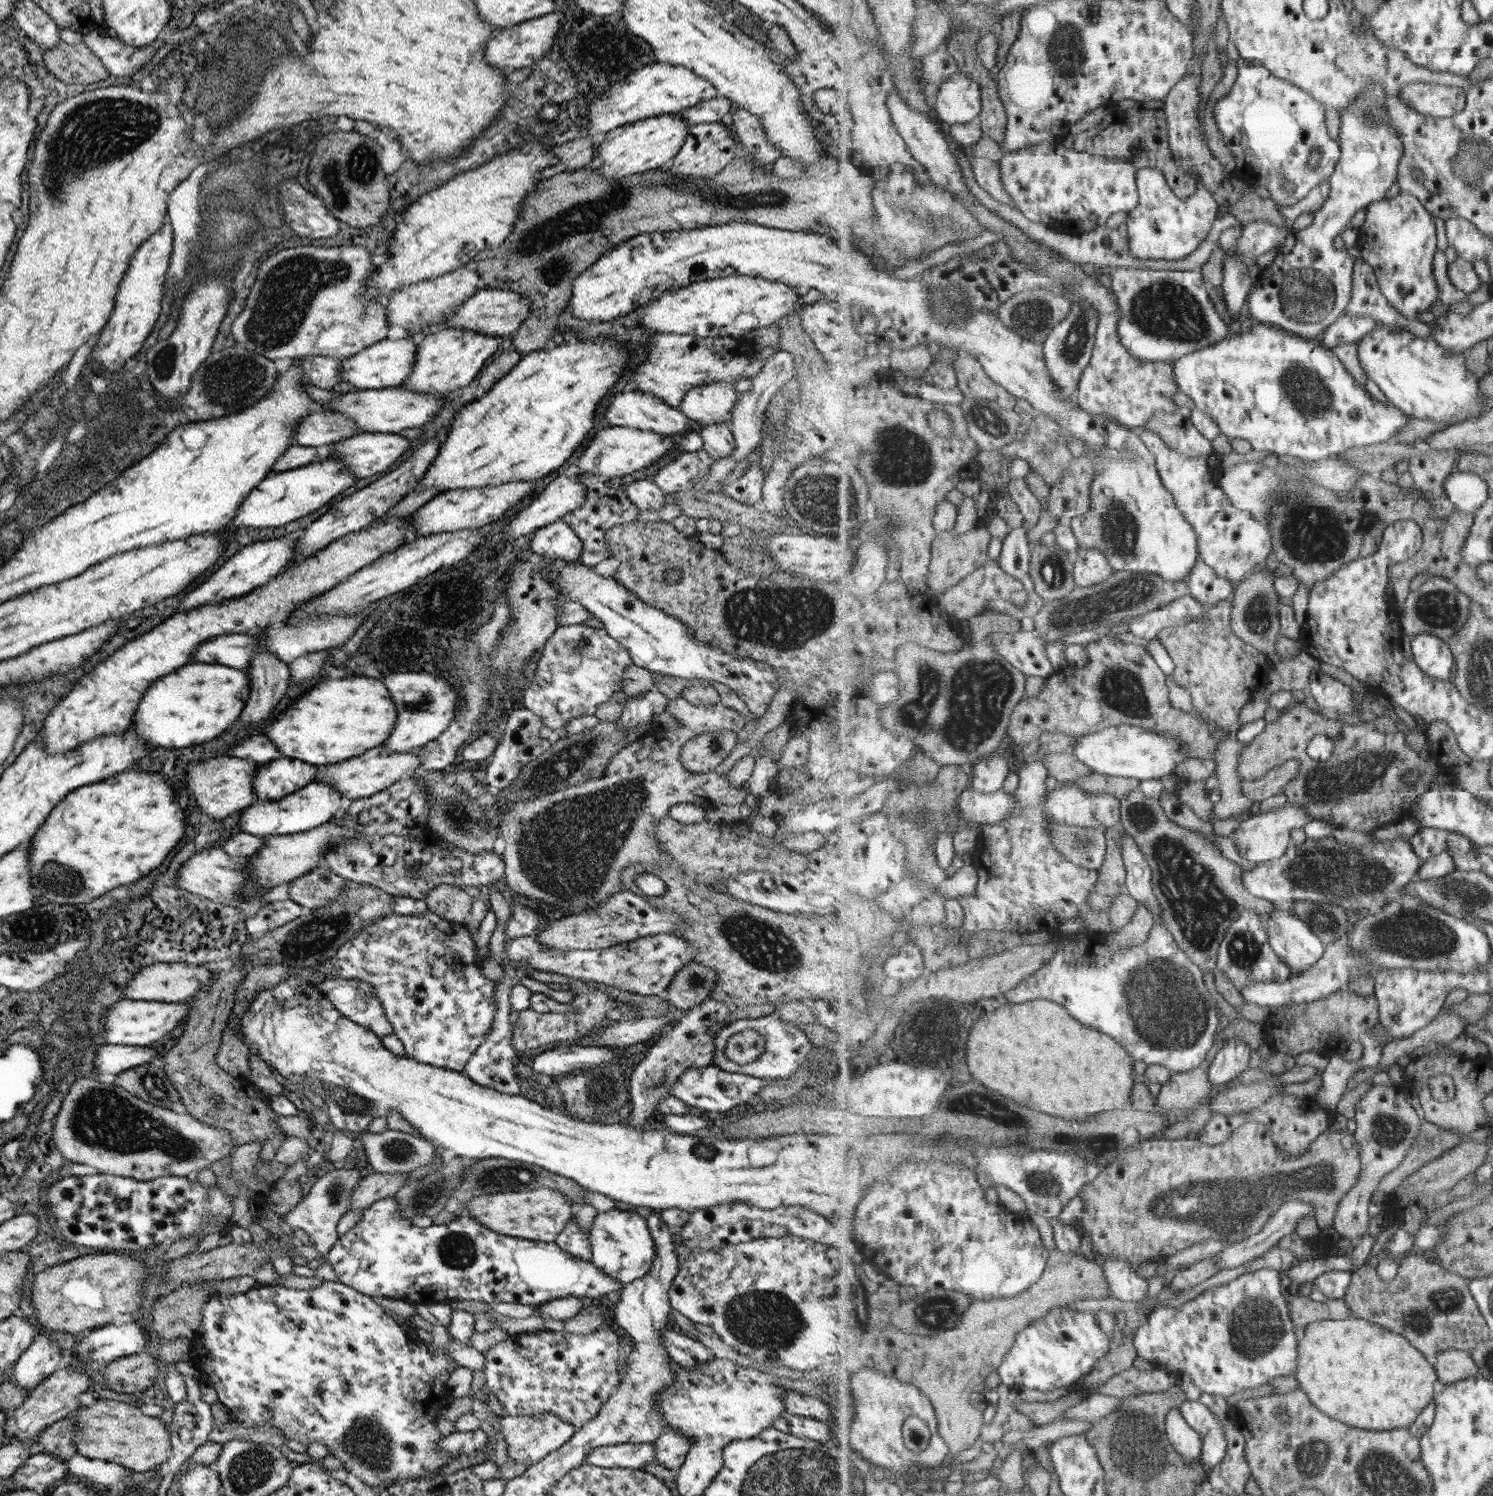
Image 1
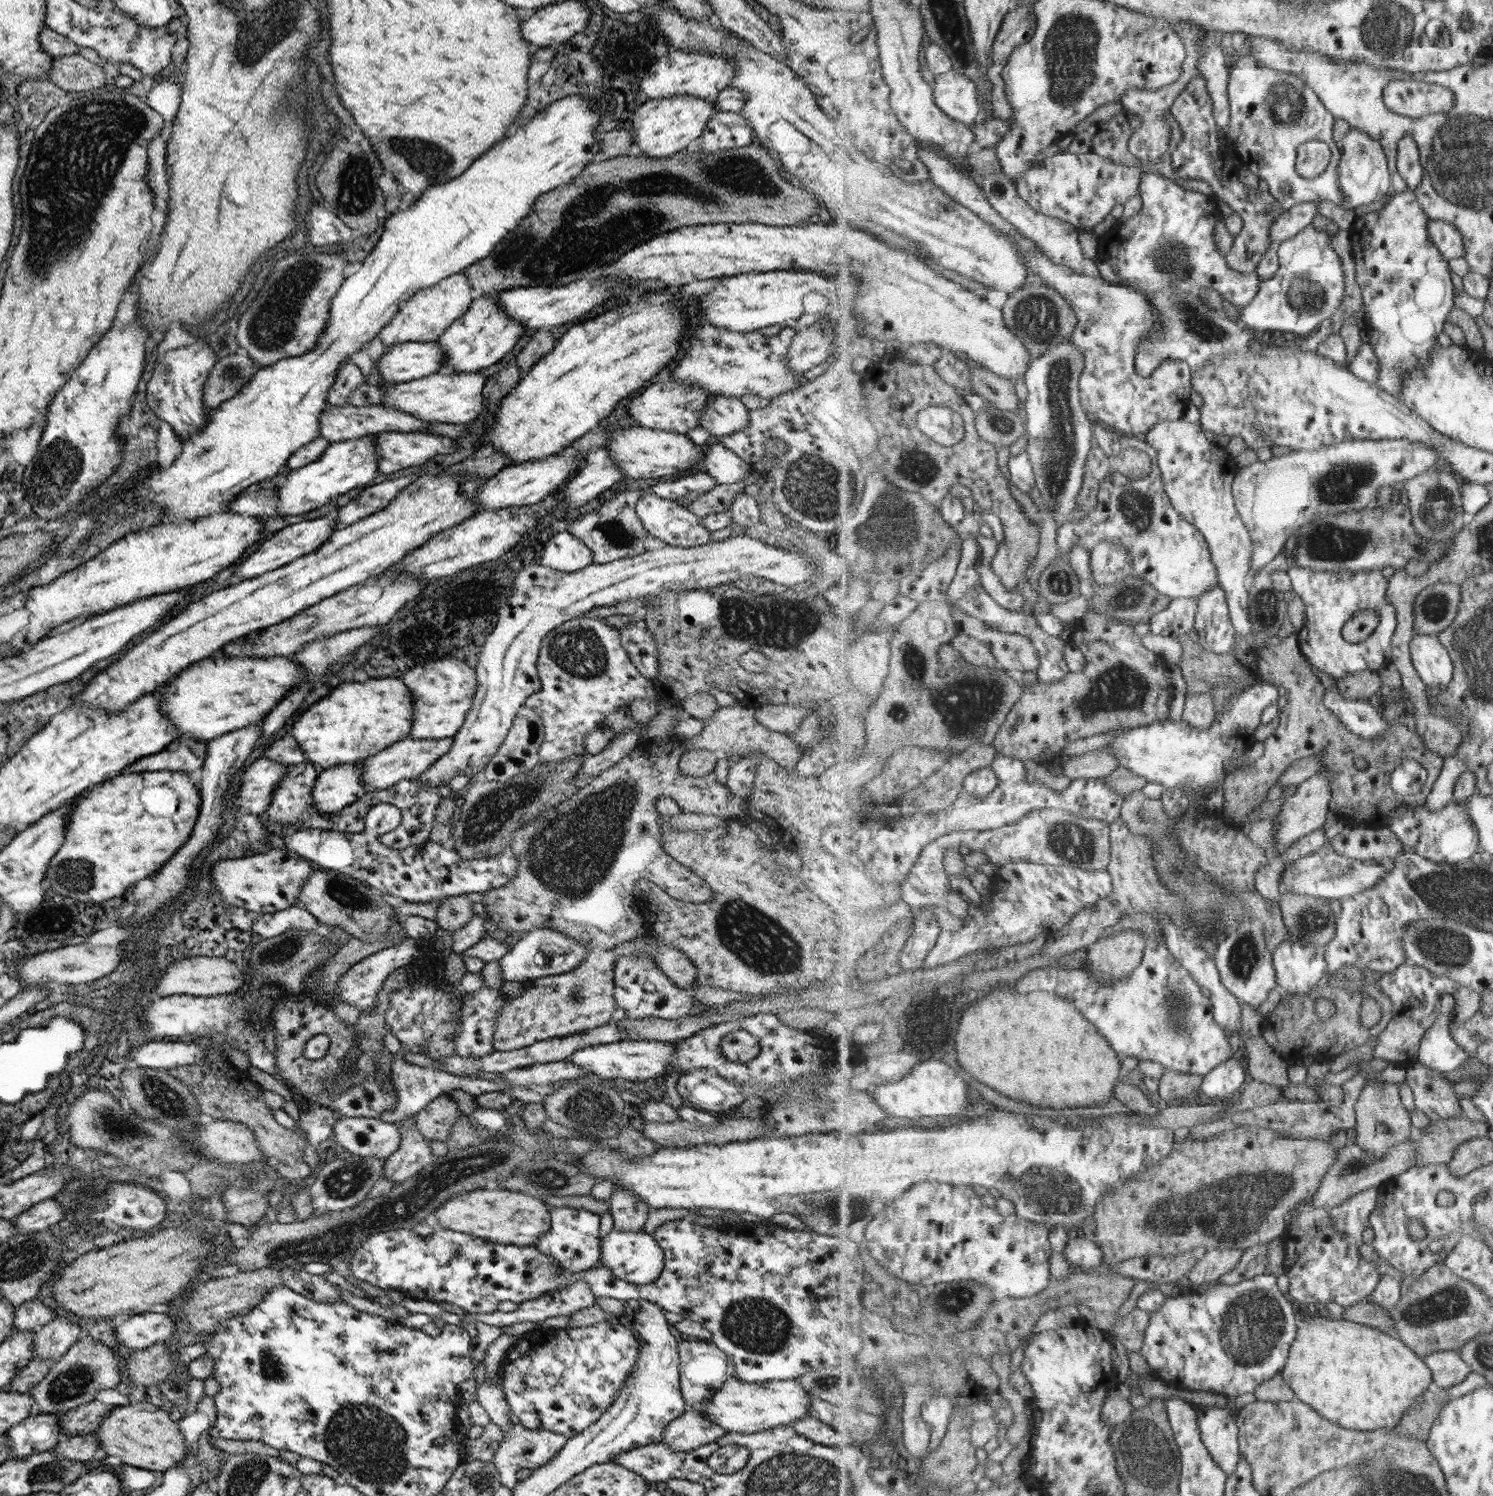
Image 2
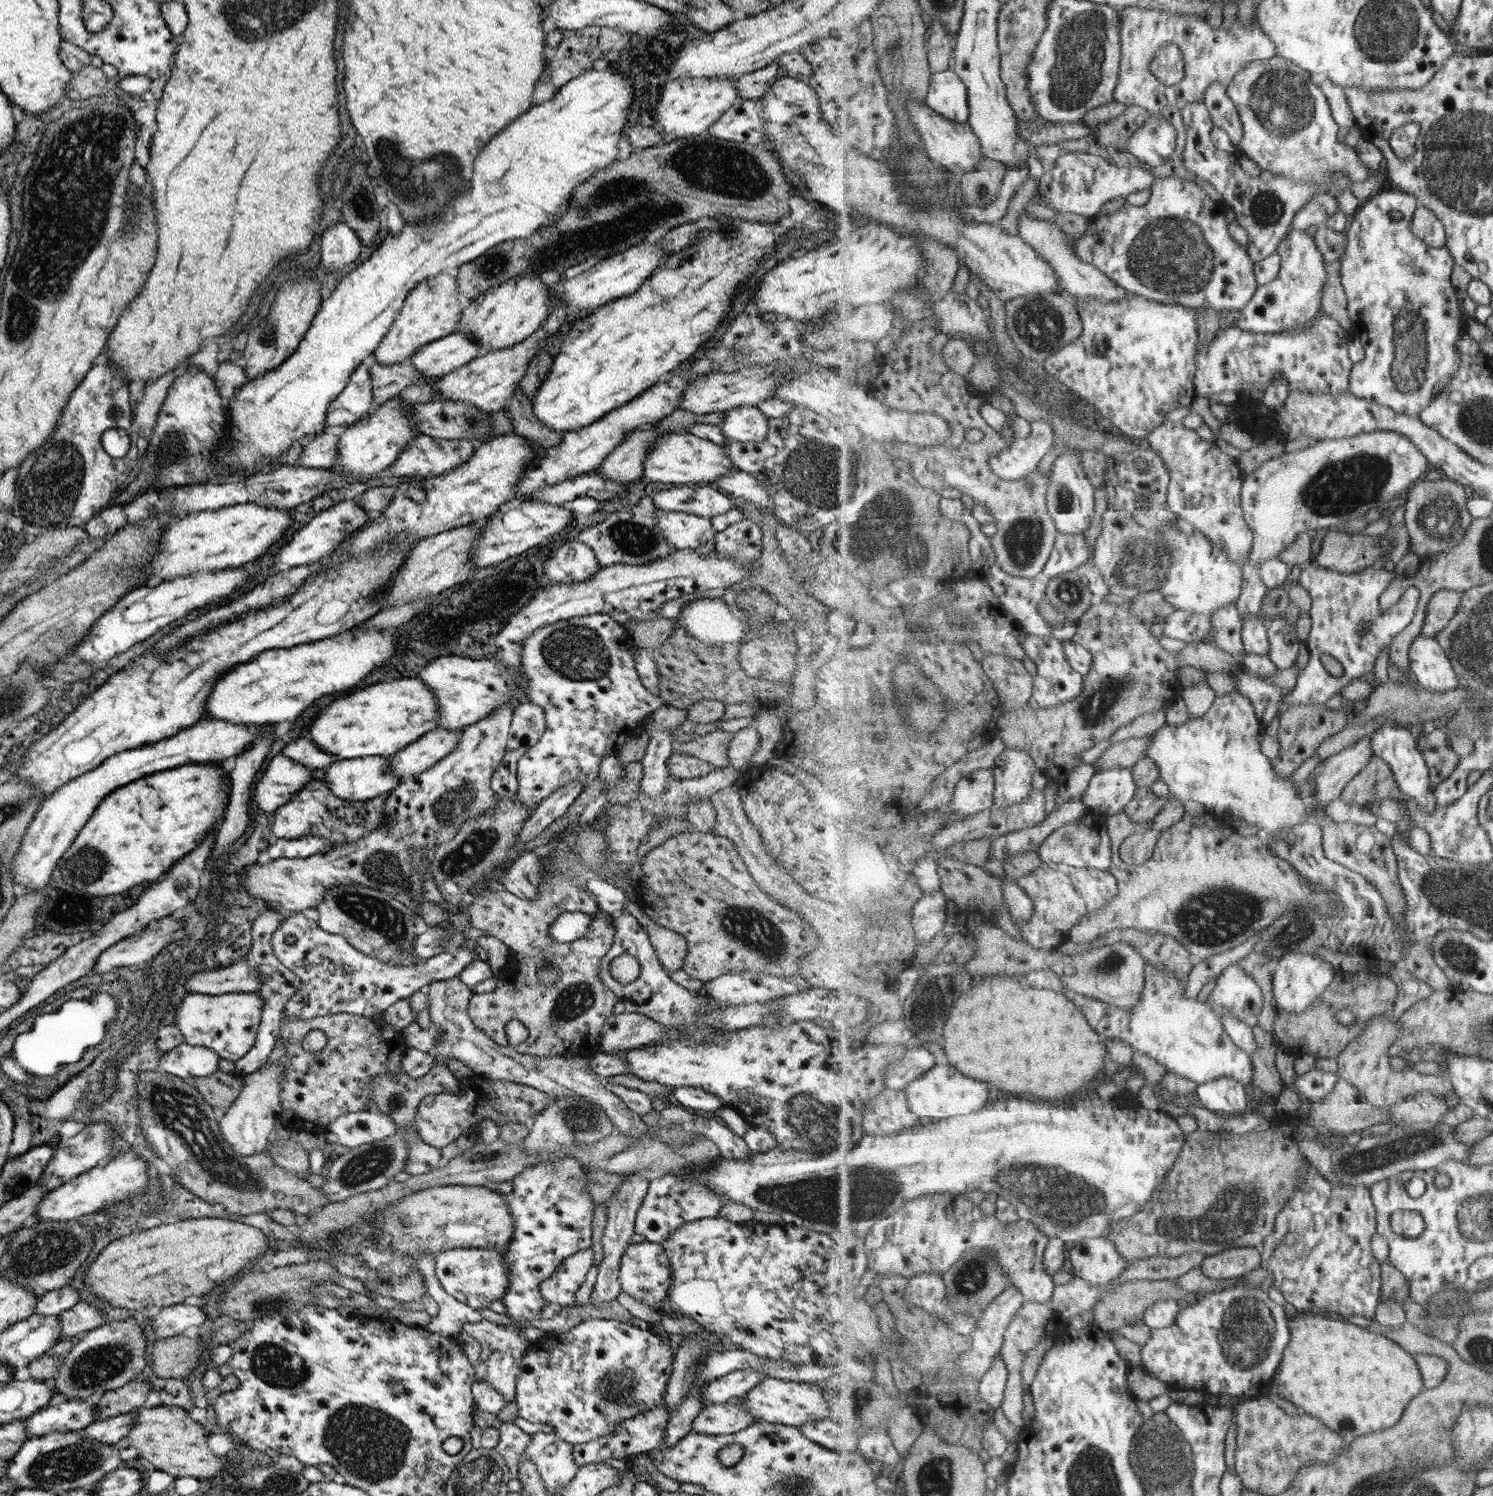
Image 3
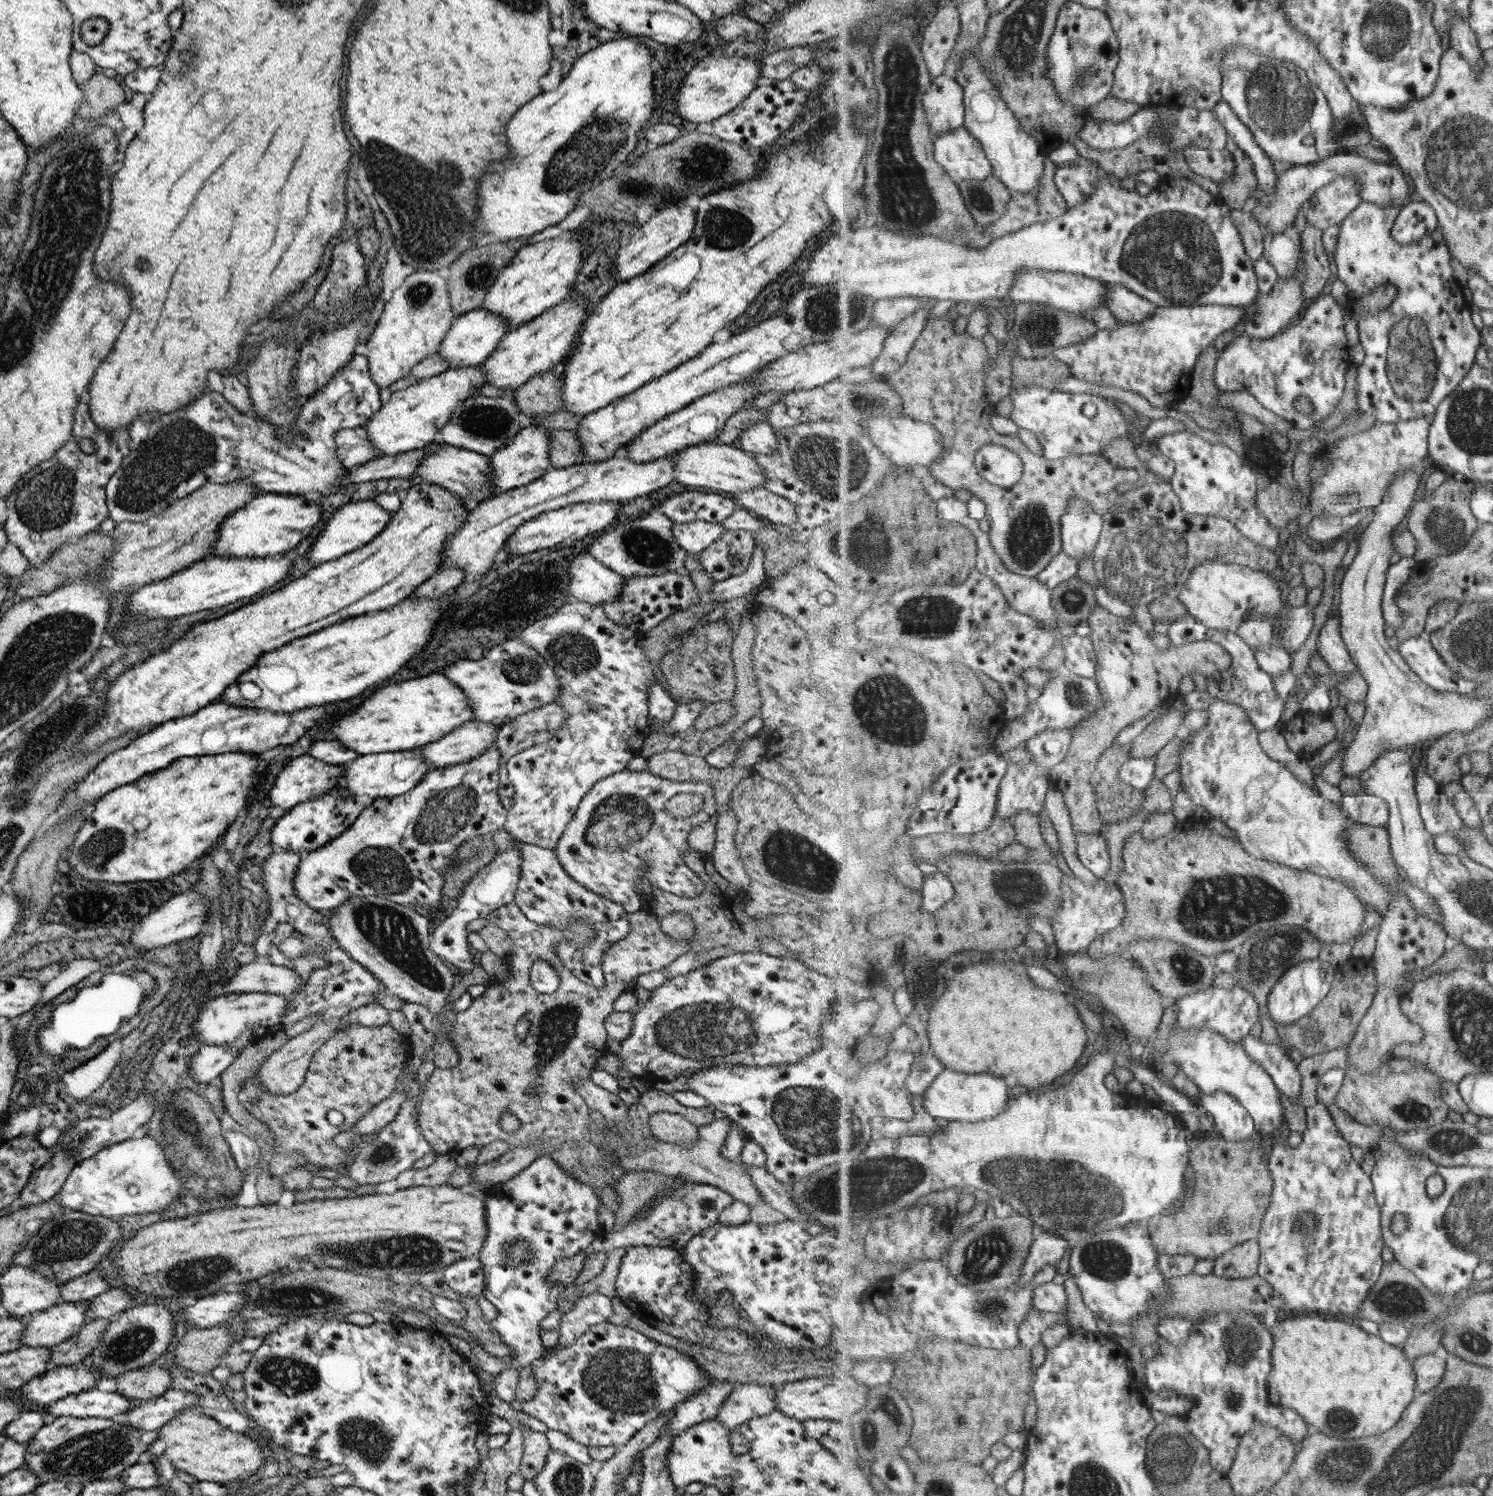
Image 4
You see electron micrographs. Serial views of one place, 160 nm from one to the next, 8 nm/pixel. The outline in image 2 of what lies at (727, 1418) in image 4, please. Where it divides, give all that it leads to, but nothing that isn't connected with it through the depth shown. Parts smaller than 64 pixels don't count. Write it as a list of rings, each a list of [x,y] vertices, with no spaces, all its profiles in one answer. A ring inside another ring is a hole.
[[[687,1408],[663,1429],[661,1442],[674,1451],[689,1452],[716,1441],[724,1433],[721,1427],[711,1424],[703,1414],[697,1414],[695,1410]]]

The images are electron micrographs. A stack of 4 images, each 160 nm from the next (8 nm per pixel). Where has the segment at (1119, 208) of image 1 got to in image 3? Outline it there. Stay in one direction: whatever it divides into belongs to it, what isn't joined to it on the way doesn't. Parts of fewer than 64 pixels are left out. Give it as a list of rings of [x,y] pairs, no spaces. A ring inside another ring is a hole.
[[[1065,153],[1047,174],[1041,176],[1038,190],[1050,207],[1059,212],[1071,212],[1094,219],[1095,214],[1103,208],[1103,204],[1113,198],[1151,190],[1157,174],[1154,171],[1138,167],[1119,167],[1109,164],[1103,158],[1088,153]]]

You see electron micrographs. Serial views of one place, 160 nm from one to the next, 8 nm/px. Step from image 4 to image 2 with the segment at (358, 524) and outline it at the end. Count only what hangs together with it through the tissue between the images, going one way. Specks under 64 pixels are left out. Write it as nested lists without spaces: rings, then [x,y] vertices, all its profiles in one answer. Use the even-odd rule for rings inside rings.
[[[329,512],[324,517],[297,522],[297,524],[291,524],[282,529],[279,528],[267,538],[263,538],[263,541],[259,543],[259,547],[252,554],[237,562],[237,567],[233,571],[233,578],[235,582],[252,579],[264,572],[271,572],[276,568],[288,565],[292,560],[309,554],[317,547],[320,547],[336,529],[335,517],[332,512]]]

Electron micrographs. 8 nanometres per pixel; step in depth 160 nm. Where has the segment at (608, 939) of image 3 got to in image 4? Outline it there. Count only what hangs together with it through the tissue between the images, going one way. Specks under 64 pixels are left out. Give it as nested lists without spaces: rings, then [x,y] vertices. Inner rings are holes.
[[[514,902],[501,906],[495,909],[495,911],[489,913],[487,916],[483,916],[487,925],[492,925],[500,930],[503,930],[503,932],[507,934],[509,940],[511,940],[511,944],[513,944],[513,953],[509,957],[503,958],[503,961],[505,961],[505,964],[508,966],[511,973],[511,977],[506,979],[504,982],[493,982],[493,984],[489,983],[484,990],[484,994],[481,994],[480,998],[473,998],[469,1007],[466,1010],[463,1010],[463,1012],[457,1013],[452,1022],[452,1040],[454,1040],[454,1048],[456,1048],[456,1053],[458,1054],[458,1062],[450,1069],[434,1069],[430,1077],[424,1082],[425,1087],[423,1088],[420,1096],[421,1101],[417,1115],[418,1129],[421,1136],[429,1144],[430,1150],[433,1150],[435,1154],[446,1154],[450,1150],[462,1151],[469,1147],[481,1148],[490,1144],[493,1140],[504,1140],[511,1148],[515,1148],[519,1147],[519,1145],[523,1145],[523,1143],[530,1143],[531,1140],[536,1137],[537,1140],[542,1140],[543,1145],[545,1145],[545,1151],[547,1152],[545,1152],[544,1156],[552,1158],[552,1160],[558,1164],[558,1167],[562,1168],[568,1176],[573,1176],[579,1182],[583,1182],[587,1186],[590,1186],[594,1191],[598,1190],[598,1188],[605,1188],[605,1186],[612,1186],[614,1188],[617,1179],[614,1179],[614,1174],[610,1170],[612,1170],[612,1166],[621,1168],[621,1166],[617,1164],[617,1157],[615,1156],[615,1150],[613,1150],[615,1149],[615,1142],[613,1142],[614,1138],[611,1137],[609,1139],[607,1138],[607,1134],[604,1134],[605,1146],[603,1146],[603,1150],[598,1150],[595,1147],[595,1144],[591,1142],[591,1139],[589,1139],[589,1132],[587,1131],[587,1127],[591,1123],[588,1114],[589,1109],[586,1107],[583,1097],[577,1094],[574,1089],[574,1084],[578,1082],[578,1079],[588,1078],[590,1076],[590,1072],[594,1070],[597,1058],[607,1051],[604,1044],[608,1036],[606,1035],[603,1026],[603,1019],[612,1012],[612,1004],[617,996],[619,996],[623,990],[626,990],[626,988],[628,988],[640,974],[661,970],[664,967],[667,967],[671,961],[675,960],[677,956],[681,956],[681,954],[688,952],[691,948],[692,940],[689,939],[685,940],[685,942],[677,942],[677,940],[667,938],[667,936],[665,936],[665,934],[663,934],[660,930],[658,919],[645,910],[640,909],[639,911],[628,913],[628,916],[629,918],[627,918],[627,921],[629,921],[629,932],[627,932],[627,936],[625,936],[625,938],[621,938],[619,942],[613,942],[613,944],[607,947],[600,956],[602,975],[605,980],[601,987],[590,987],[584,982],[581,982],[578,978],[575,978],[555,954],[554,947],[563,940],[574,941],[576,944],[582,945],[584,945],[587,940],[593,941],[593,931],[591,931],[587,925],[583,925],[583,923],[573,923],[573,925],[569,925],[567,929],[553,929],[551,927],[545,927],[527,920],[525,915],[519,911],[519,908]],[[538,960],[548,962],[560,980],[560,984],[557,985],[557,988],[554,990],[555,992],[551,992],[551,994],[539,994],[531,986],[528,972],[530,966]],[[504,1112],[511,1112],[511,1114],[514,1114],[520,1122],[519,1128],[513,1133],[505,1133],[505,1131],[501,1131],[498,1127],[497,1120]]]

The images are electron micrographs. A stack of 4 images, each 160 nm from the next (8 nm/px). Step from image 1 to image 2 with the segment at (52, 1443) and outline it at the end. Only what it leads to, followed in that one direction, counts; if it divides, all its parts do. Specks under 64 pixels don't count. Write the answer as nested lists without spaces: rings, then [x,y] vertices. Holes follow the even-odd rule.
[[[94,1399],[87,1404],[77,1406],[72,1410],[61,1414],[59,1426],[62,1430],[62,1437],[70,1437],[85,1433],[91,1433],[96,1430],[100,1421],[107,1417],[111,1409],[117,1407],[117,1404],[101,1404]]]

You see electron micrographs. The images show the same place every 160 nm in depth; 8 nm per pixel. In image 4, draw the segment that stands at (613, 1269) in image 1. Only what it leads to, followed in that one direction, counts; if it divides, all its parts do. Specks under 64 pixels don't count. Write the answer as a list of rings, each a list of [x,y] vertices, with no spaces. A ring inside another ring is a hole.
[[[628,1246],[620,1259],[614,1291],[615,1296],[633,1315],[662,1333],[727,1355],[753,1356],[760,1347],[760,1339],[754,1334],[741,1332],[735,1326],[712,1329],[708,1323],[710,1308],[694,1299],[689,1291],[691,1279],[691,1269],[684,1262],[680,1251],[659,1246]]]

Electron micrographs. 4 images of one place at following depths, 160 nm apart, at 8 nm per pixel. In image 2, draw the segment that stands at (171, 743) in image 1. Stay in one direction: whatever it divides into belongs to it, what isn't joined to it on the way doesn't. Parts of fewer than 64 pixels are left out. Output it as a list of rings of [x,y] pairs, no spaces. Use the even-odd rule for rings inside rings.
[[[295,654],[267,658],[205,657],[189,664],[159,689],[158,707],[179,730],[181,738],[209,742],[264,718],[294,686],[304,682],[299,666]]]

